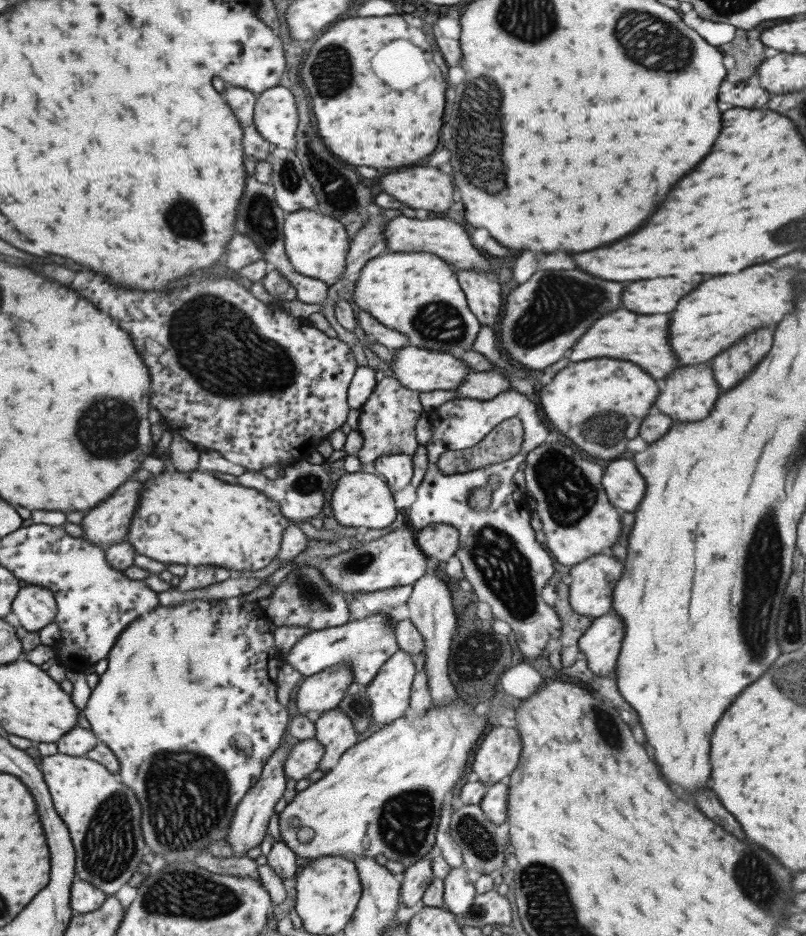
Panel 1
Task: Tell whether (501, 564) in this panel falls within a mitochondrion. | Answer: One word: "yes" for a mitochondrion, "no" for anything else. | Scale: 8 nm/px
yes

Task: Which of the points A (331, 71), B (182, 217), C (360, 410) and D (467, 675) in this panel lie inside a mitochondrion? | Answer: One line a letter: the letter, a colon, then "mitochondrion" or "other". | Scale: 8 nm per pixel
A: mitochondrion
B: mitochondrion
C: other
D: mitochondrion

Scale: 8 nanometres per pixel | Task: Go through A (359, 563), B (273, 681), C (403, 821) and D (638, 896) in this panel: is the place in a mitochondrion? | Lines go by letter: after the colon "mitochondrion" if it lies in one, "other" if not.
A: mitochondrion
B: other
C: mitochondrion
D: other

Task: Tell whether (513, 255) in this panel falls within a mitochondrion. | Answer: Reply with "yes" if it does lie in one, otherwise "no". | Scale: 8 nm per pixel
no

